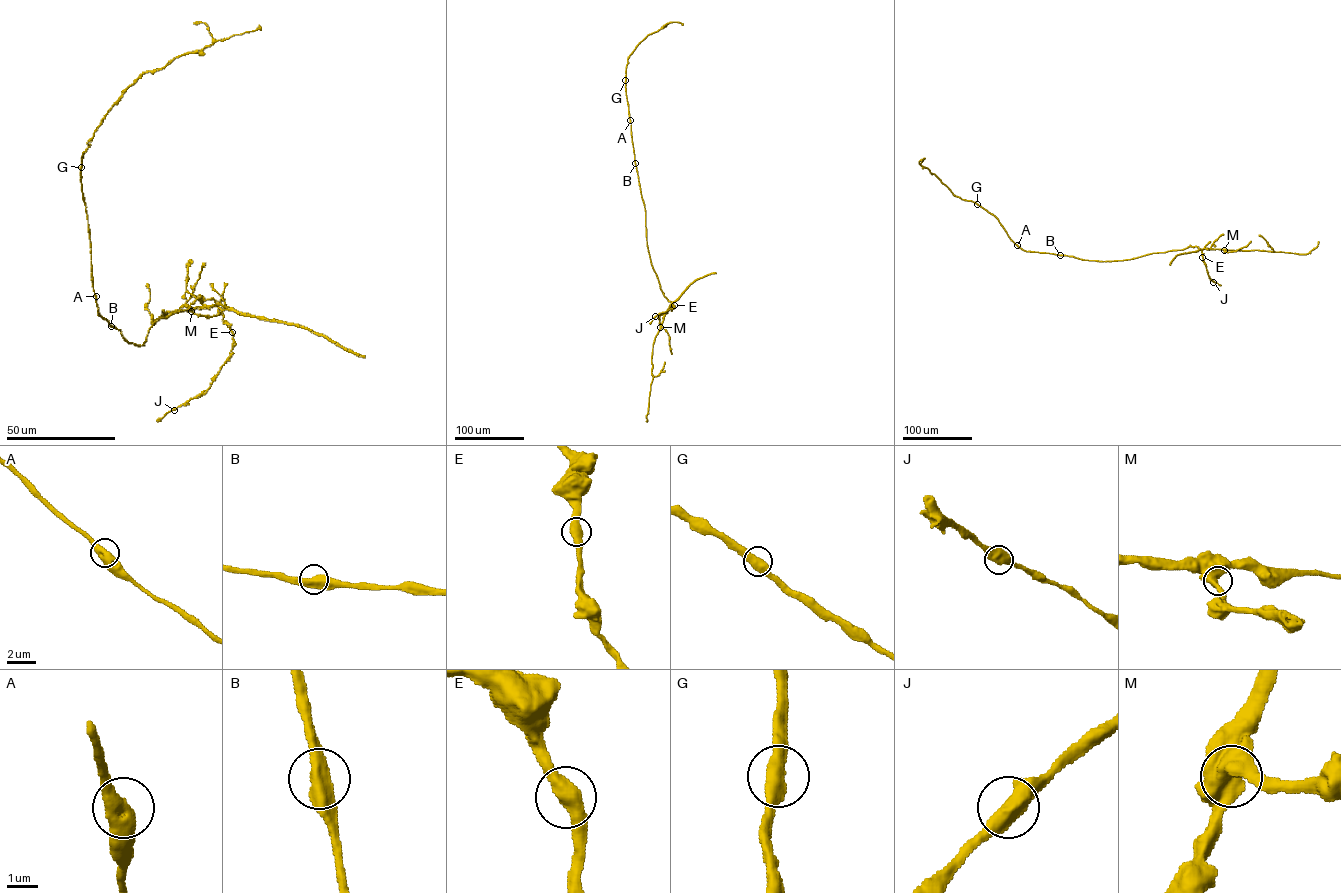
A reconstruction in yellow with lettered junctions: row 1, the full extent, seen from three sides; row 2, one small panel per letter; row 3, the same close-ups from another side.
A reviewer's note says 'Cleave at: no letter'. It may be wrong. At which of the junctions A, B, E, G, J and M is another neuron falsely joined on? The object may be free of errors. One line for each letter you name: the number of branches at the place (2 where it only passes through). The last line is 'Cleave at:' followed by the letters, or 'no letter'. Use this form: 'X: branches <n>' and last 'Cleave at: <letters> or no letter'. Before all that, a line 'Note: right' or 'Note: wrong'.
Note: right
Cleave at: no letter

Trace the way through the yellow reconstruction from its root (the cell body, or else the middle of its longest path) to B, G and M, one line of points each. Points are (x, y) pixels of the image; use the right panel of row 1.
B: (1095, 260), (1060, 255)
G: (1095, 260), (1024, 251), (1010, 238), (997, 218), (978, 204)
M: (1095, 260), (1129, 259), (1189, 246), (1224, 250)

